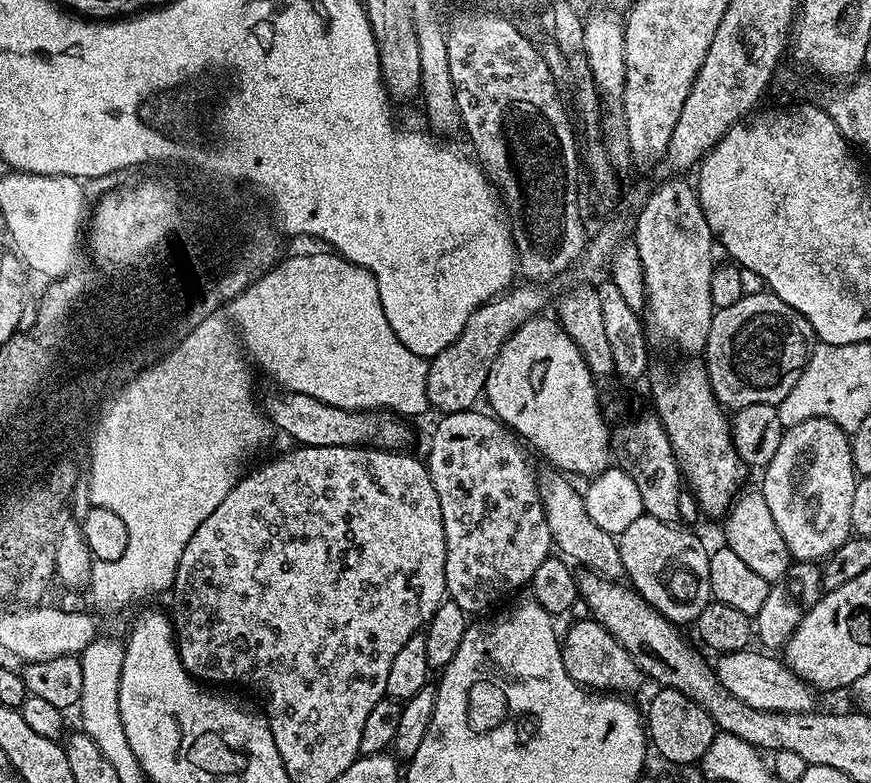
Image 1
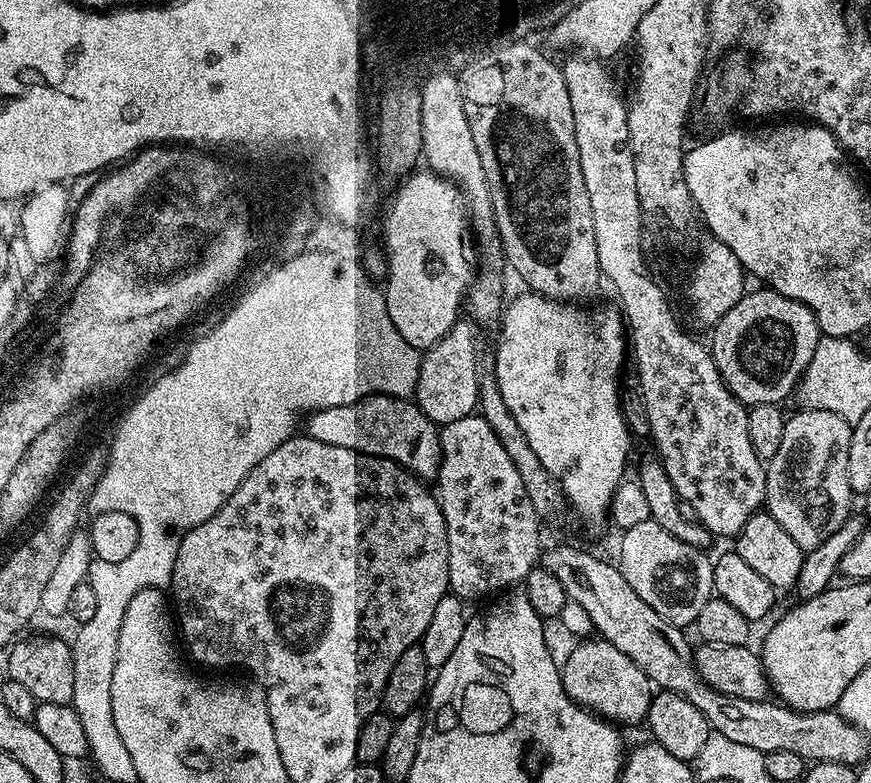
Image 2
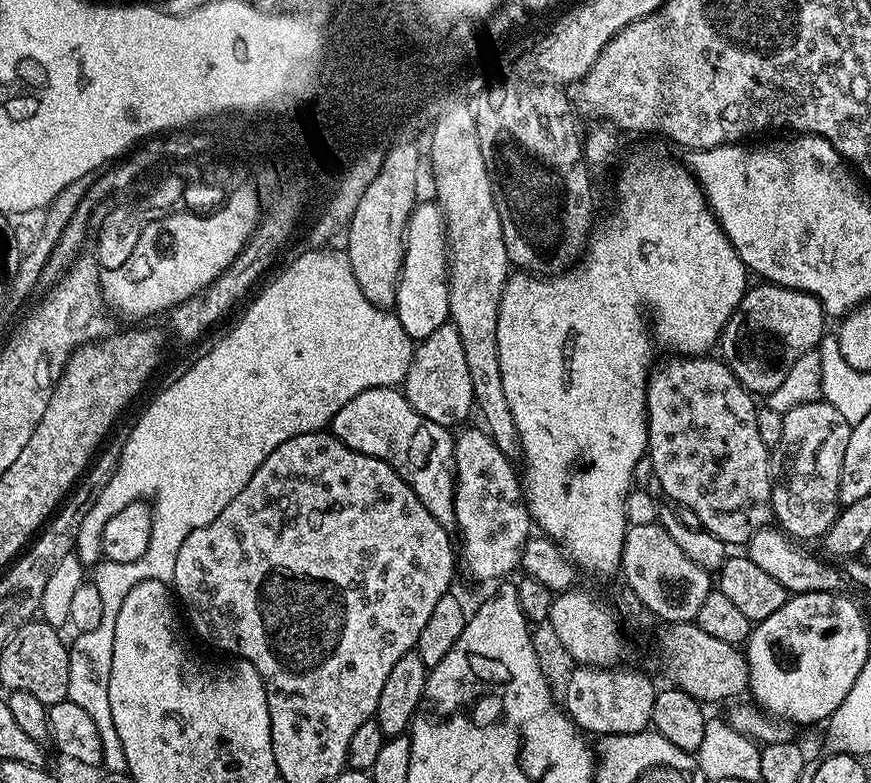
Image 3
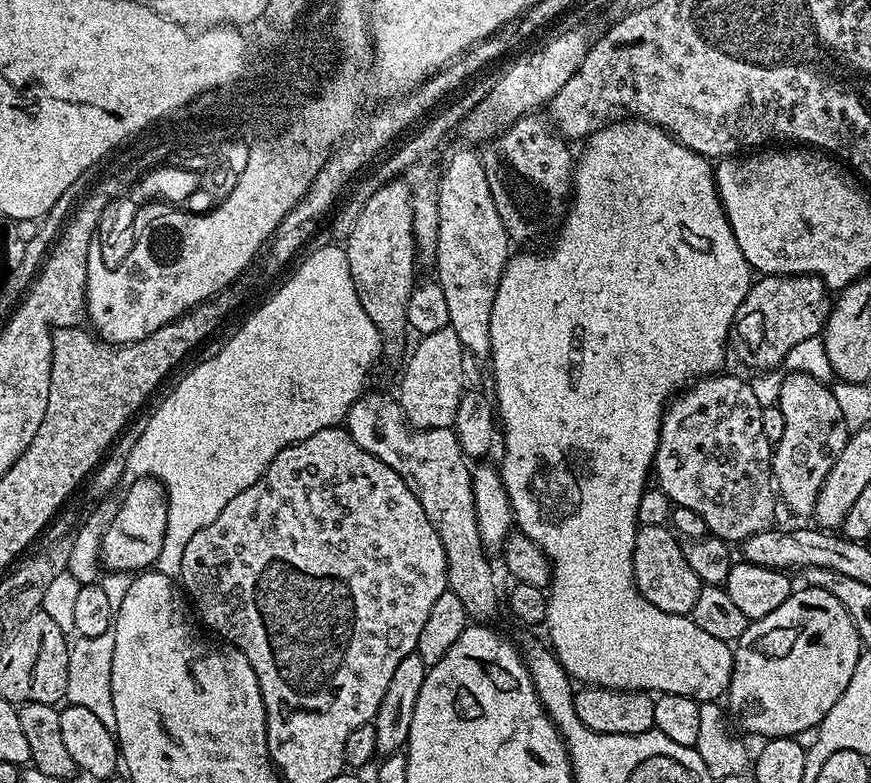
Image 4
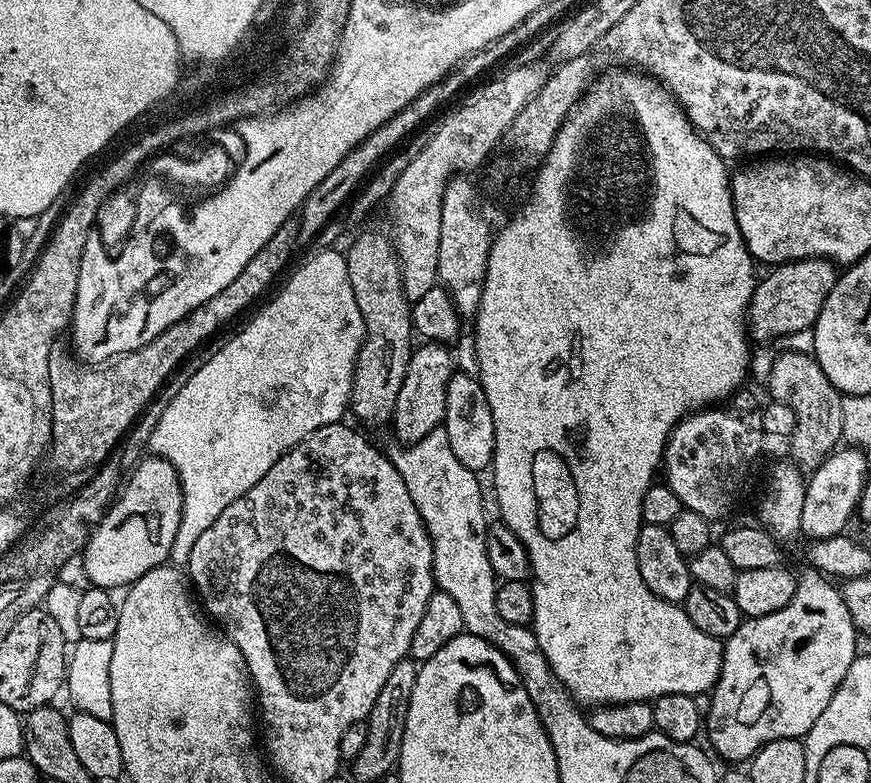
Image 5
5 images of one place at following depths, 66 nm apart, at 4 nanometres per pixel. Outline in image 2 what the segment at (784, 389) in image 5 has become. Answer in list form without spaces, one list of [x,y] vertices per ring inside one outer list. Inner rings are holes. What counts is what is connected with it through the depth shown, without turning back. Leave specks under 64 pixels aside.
[[[807,406],[801,407],[801,412],[796,412],[787,417],[782,430],[782,443],[778,445],[778,454],[774,454],[774,458],[767,461],[768,477],[766,478],[766,511],[772,515],[774,521],[794,538],[795,542],[805,550],[811,550],[822,546],[826,542],[826,538],[830,538],[842,525],[848,521],[848,517],[853,515],[852,499],[854,493],[850,486],[850,438],[852,437],[853,425],[848,424],[839,417],[838,414],[830,413],[828,410],[814,409]]]

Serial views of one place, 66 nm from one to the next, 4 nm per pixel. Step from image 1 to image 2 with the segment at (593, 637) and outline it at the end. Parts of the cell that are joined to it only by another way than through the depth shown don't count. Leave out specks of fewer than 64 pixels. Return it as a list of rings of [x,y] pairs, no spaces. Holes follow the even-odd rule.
[[[584,638],[576,642],[576,645],[569,650],[568,657],[562,660],[560,677],[568,697],[602,720],[607,720],[617,726],[625,726],[624,724],[643,725],[648,719],[650,702],[654,695],[652,679],[637,664],[630,662],[630,658],[626,658],[626,654],[618,650],[618,646],[610,646],[610,642],[599,638]]]

